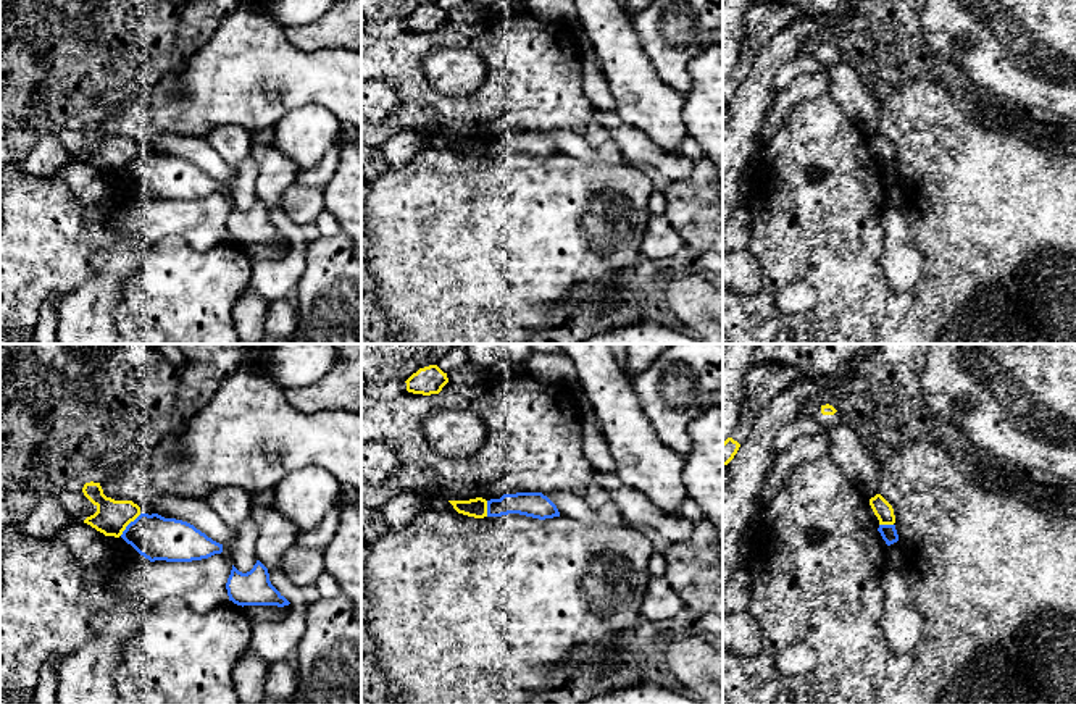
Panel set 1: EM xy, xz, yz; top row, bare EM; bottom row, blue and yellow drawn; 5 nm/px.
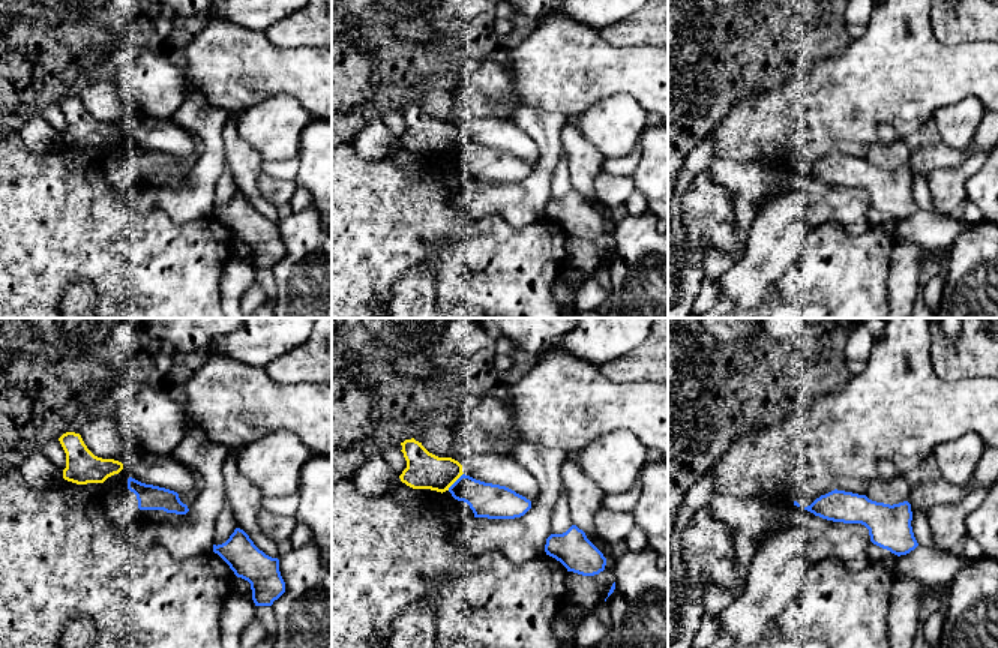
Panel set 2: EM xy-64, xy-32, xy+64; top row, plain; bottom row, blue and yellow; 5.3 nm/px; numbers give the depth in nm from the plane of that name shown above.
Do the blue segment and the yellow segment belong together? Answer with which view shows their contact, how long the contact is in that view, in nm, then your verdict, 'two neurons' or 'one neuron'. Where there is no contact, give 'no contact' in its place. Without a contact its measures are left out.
xy | 160 nm | two neurons

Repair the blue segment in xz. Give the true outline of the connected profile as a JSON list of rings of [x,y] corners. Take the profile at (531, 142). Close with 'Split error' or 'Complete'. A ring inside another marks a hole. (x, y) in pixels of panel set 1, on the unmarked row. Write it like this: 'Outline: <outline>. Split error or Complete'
Outline: [[[542,131],[503,132],[487,139],[487,155],[519,152],[539,158],[560,155],[557,144]]]. Complete

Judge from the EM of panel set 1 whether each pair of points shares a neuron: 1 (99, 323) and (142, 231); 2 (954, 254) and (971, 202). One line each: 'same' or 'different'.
1: same
2: same

